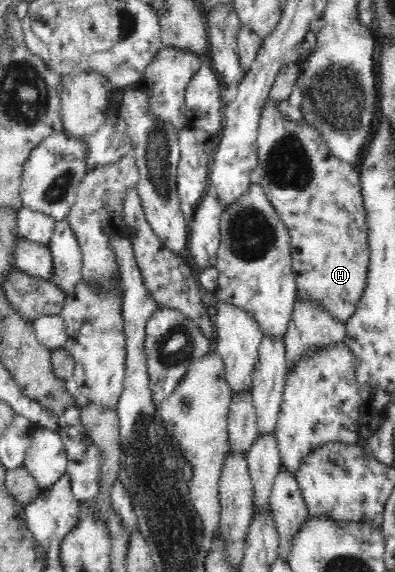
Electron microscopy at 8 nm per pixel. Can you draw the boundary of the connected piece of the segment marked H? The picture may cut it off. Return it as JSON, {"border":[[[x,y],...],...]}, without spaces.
{"border":[[[270,97],[265,100],[261,110],[259,125],[257,134],[259,163],[254,171],[259,174],[259,184],[263,187],[269,202],[289,230],[292,268],[298,295],[319,302],[325,310],[329,310],[333,318],[347,323],[355,313],[356,305],[367,287],[370,262],[367,213],[360,174],[351,163],[335,158],[317,129],[309,126],[303,119],[295,121],[287,117],[280,105],[273,104]]]}

